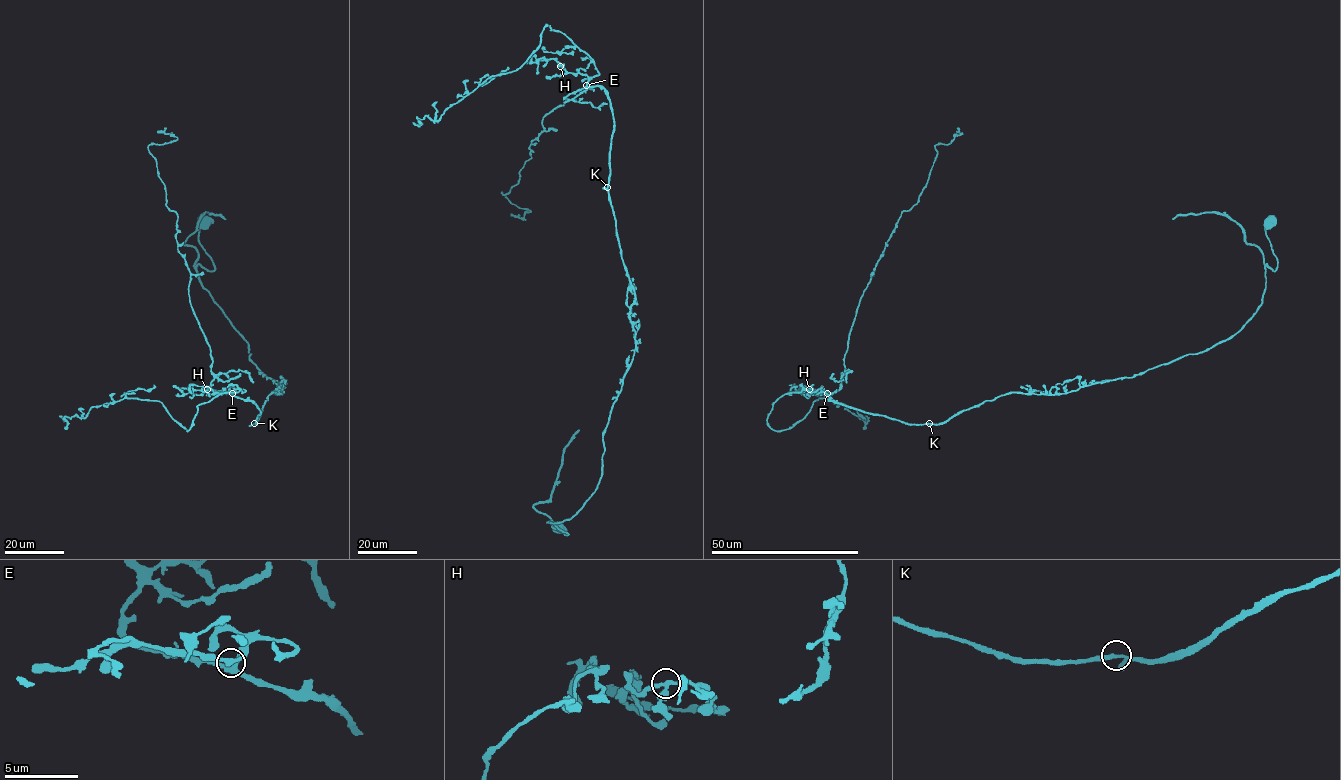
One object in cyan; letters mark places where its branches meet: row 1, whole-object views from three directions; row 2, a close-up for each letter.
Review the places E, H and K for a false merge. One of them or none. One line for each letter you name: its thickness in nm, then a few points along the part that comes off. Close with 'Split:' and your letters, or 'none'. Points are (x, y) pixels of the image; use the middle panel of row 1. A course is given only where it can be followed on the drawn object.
Split: none

